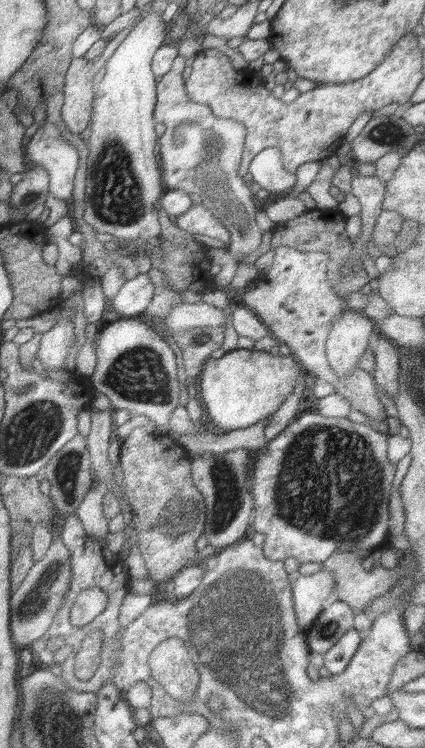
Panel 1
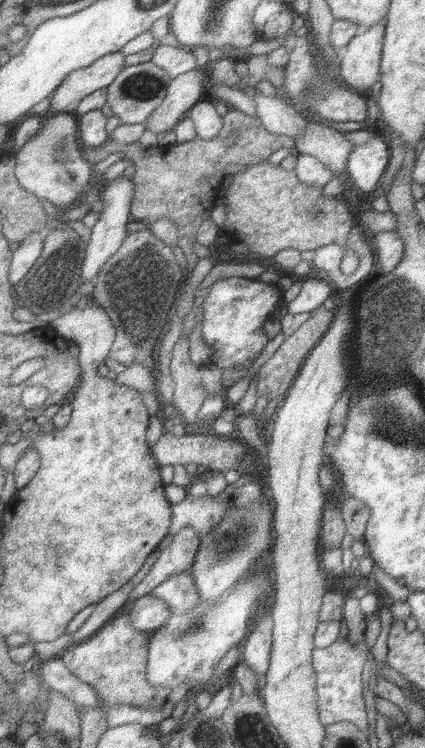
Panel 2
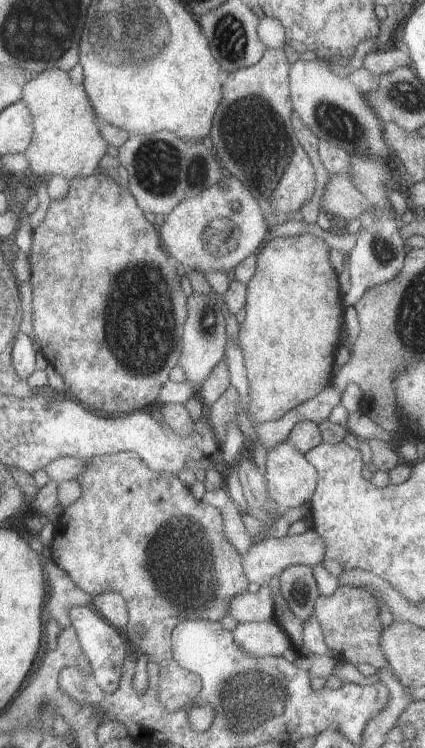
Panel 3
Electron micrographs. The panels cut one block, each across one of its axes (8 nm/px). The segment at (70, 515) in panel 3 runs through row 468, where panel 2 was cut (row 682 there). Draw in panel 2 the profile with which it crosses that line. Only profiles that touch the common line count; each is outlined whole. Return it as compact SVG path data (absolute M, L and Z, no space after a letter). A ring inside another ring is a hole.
M121 614L119 618L109 620L89 640L85 640L77 646L69 646L65 652L59 654L59 658L61 658L63 666L69 670L69 674L77 680L79 686L87 684L95 690L101 706L109 708L109 706L129 704L129 706L135 706L141 710L157 710L169 700L171 690L151 686L147 680L149 636L151 636L151 632L137 632L131 626L129 616Z

